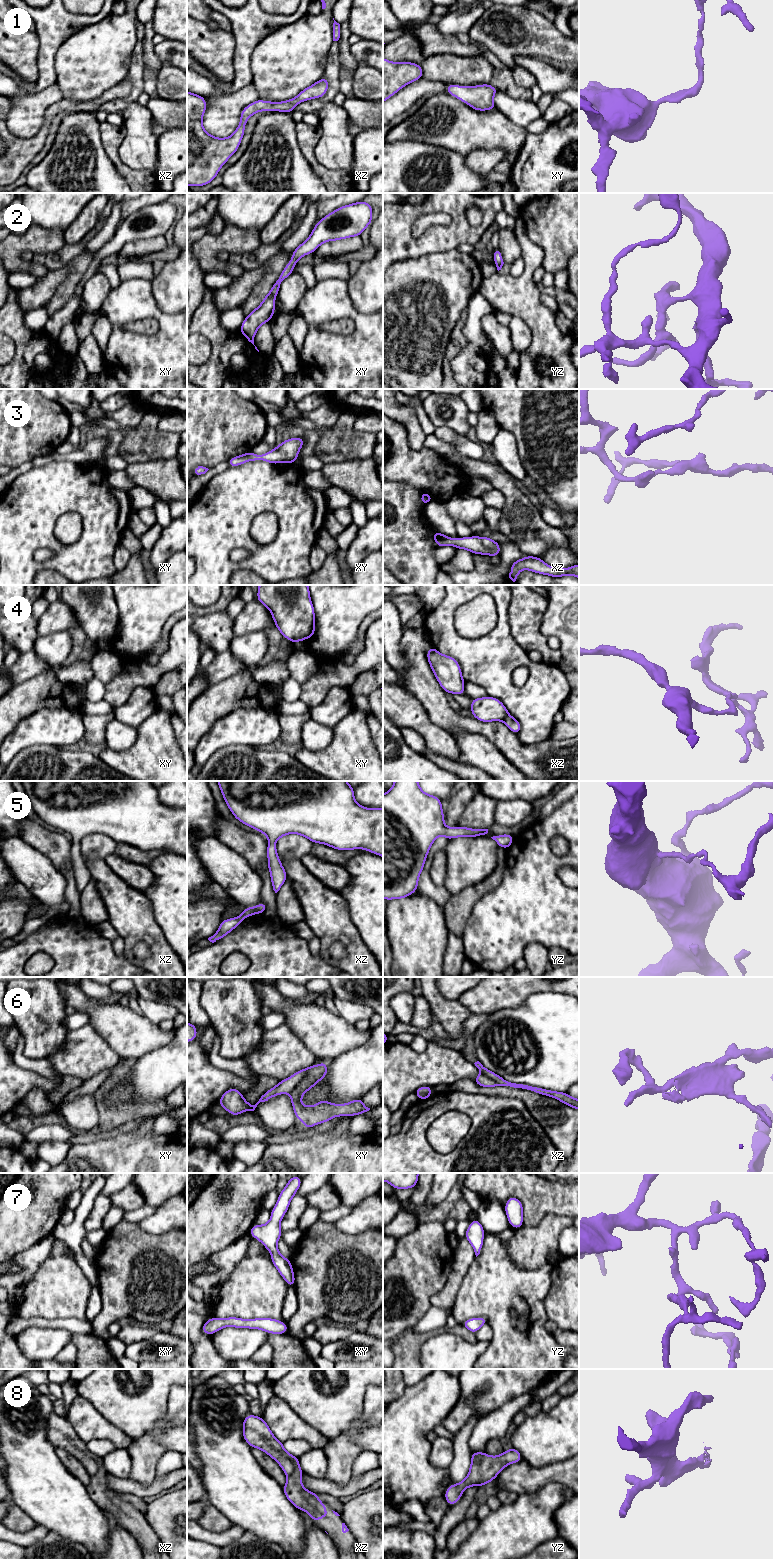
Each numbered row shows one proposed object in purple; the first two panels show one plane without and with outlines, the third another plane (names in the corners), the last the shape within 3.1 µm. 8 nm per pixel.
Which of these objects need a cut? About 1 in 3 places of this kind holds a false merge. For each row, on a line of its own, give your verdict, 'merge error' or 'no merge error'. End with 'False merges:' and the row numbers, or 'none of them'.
1: no merge error
2: no merge error
3: no merge error
4: merge error
5: no merge error
6: no merge error
7: no merge error
8: no merge error
False merges: 4

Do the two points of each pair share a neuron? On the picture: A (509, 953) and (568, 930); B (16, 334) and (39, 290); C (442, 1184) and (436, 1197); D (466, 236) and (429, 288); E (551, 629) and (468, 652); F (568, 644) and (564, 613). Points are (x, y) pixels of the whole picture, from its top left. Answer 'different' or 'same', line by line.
A: same
B: different
C: same
D: different
E: different
F: same

